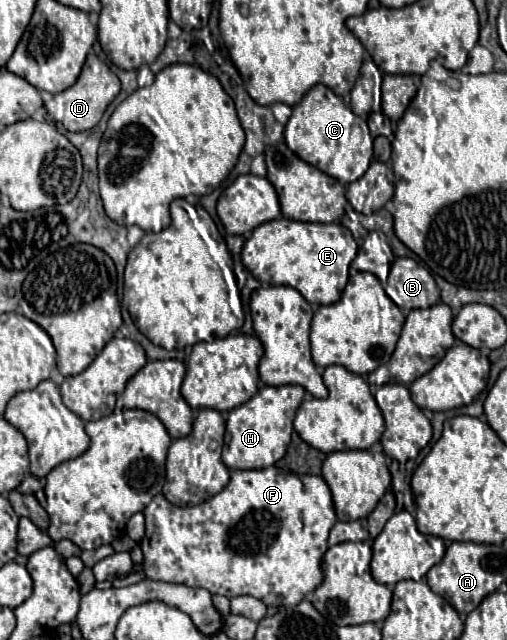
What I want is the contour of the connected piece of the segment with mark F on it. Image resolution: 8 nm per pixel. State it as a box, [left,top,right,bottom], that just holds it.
[139,466,337,606]

